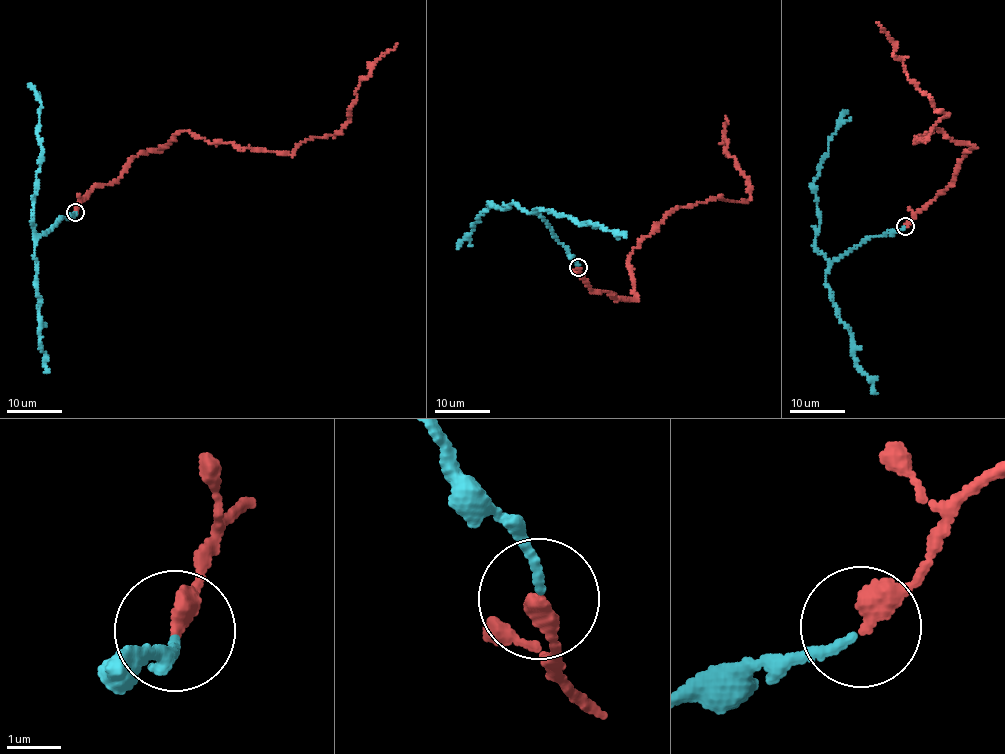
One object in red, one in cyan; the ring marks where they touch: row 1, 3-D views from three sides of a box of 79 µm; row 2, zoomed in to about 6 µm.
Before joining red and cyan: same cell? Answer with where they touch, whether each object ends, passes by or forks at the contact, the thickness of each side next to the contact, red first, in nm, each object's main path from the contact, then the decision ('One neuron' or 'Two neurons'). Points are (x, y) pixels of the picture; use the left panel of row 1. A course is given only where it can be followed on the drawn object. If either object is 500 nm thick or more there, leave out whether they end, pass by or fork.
Place: (75, 212). At the ring red ends. At the ring cyan ends. Thickness 360 nm (red) against 150 nm. Course of red: (74, 212), (93, 187), (114, 183), (140, 153), (181, 131), (291, 154), (339, 133), (359, 80), (396, 44). Course of cyan: (75, 213), (60, 217), (36, 237), (33, 200), (42, 151), (37, 130), (41, 104), (29, 85). One neuron

